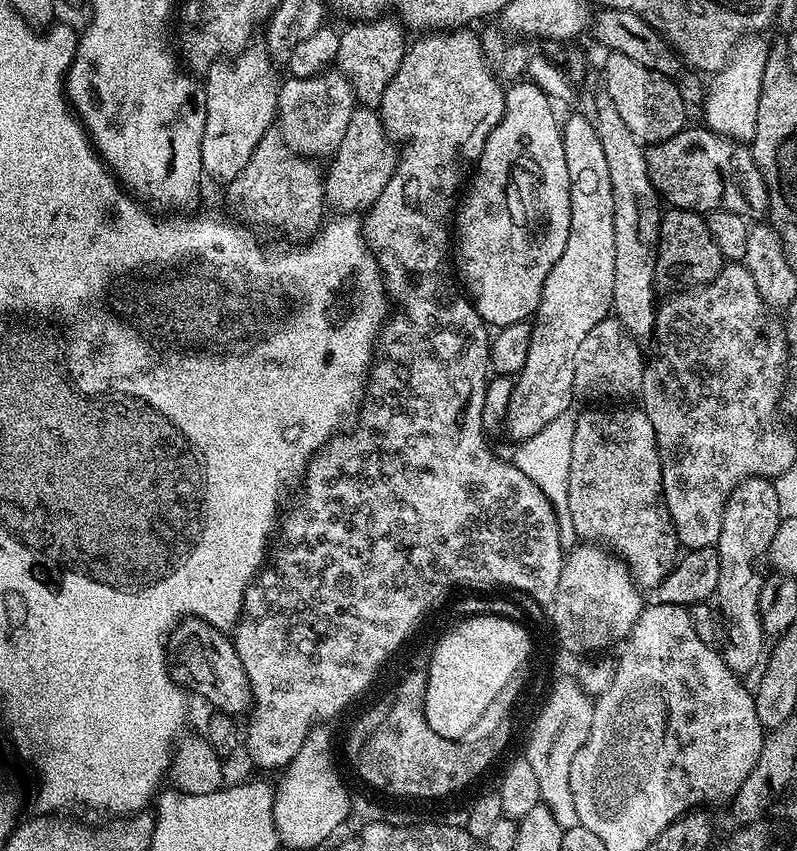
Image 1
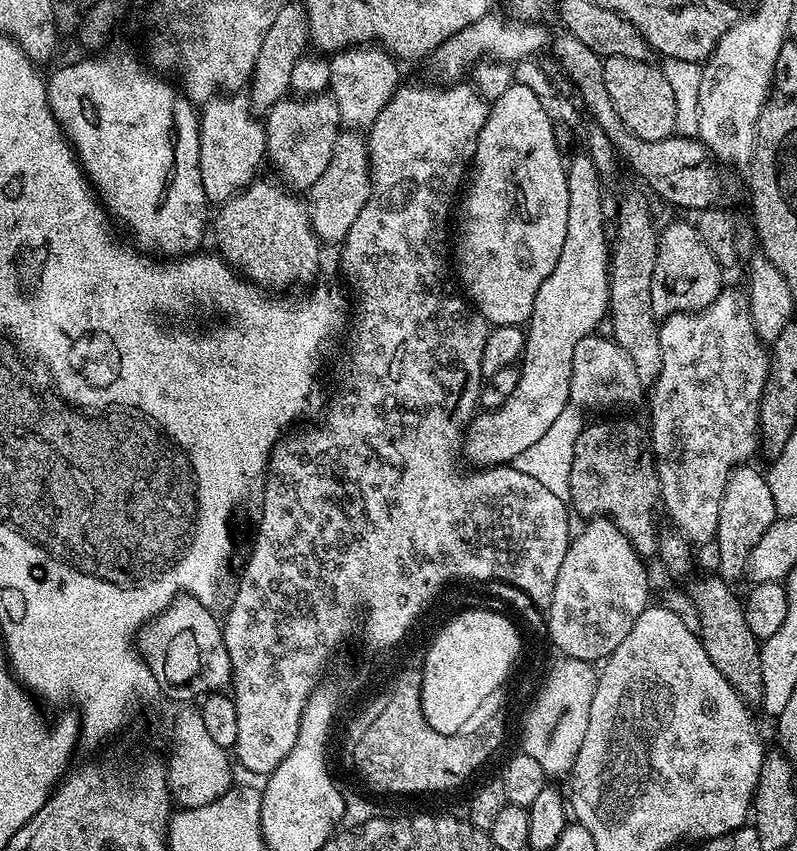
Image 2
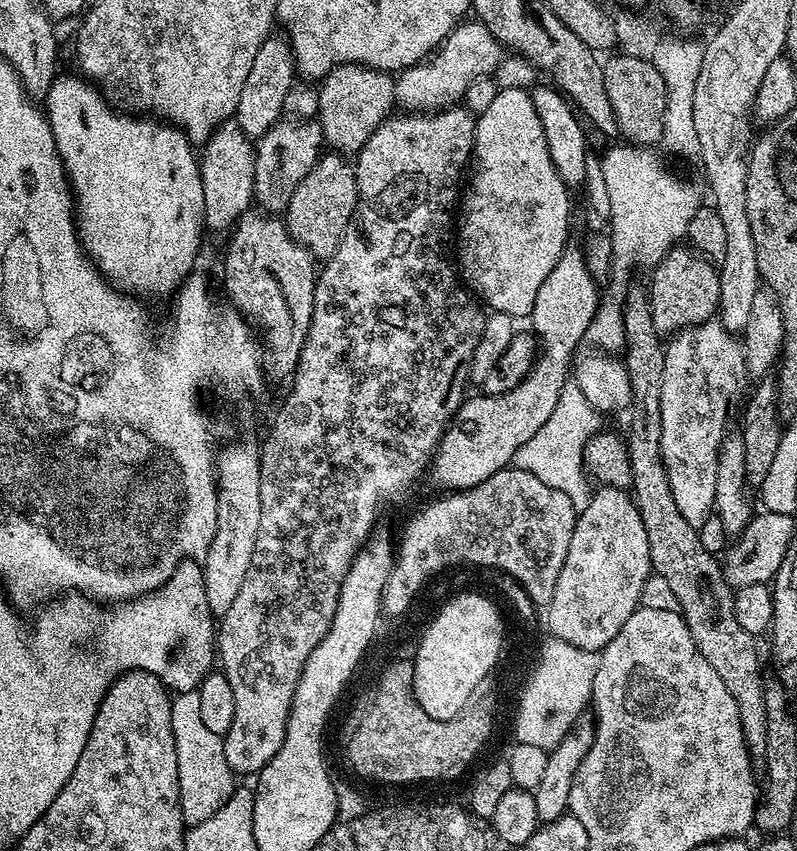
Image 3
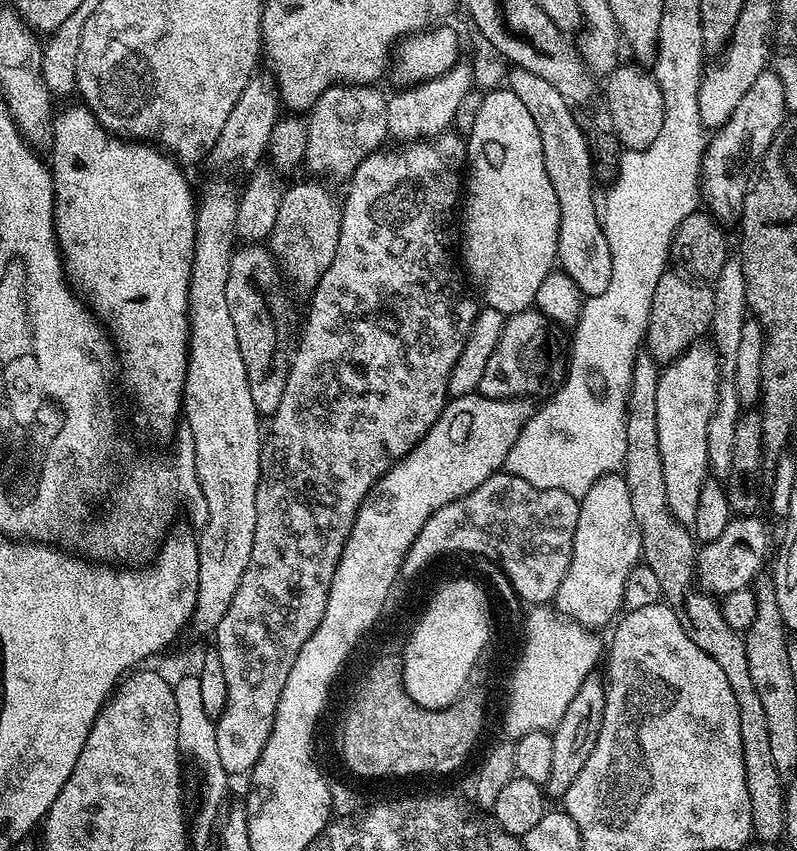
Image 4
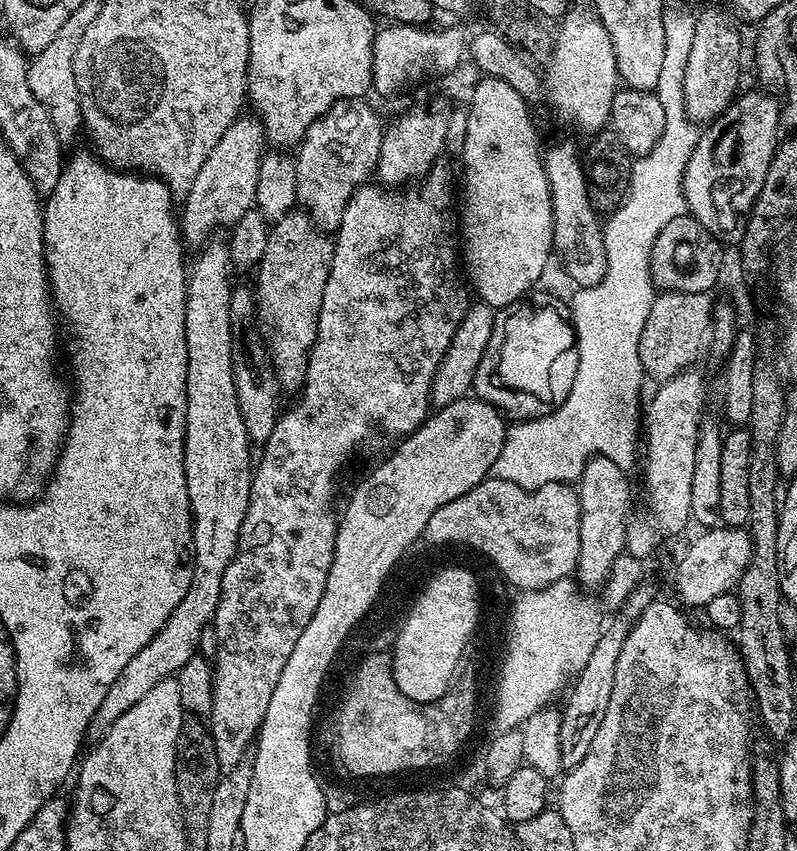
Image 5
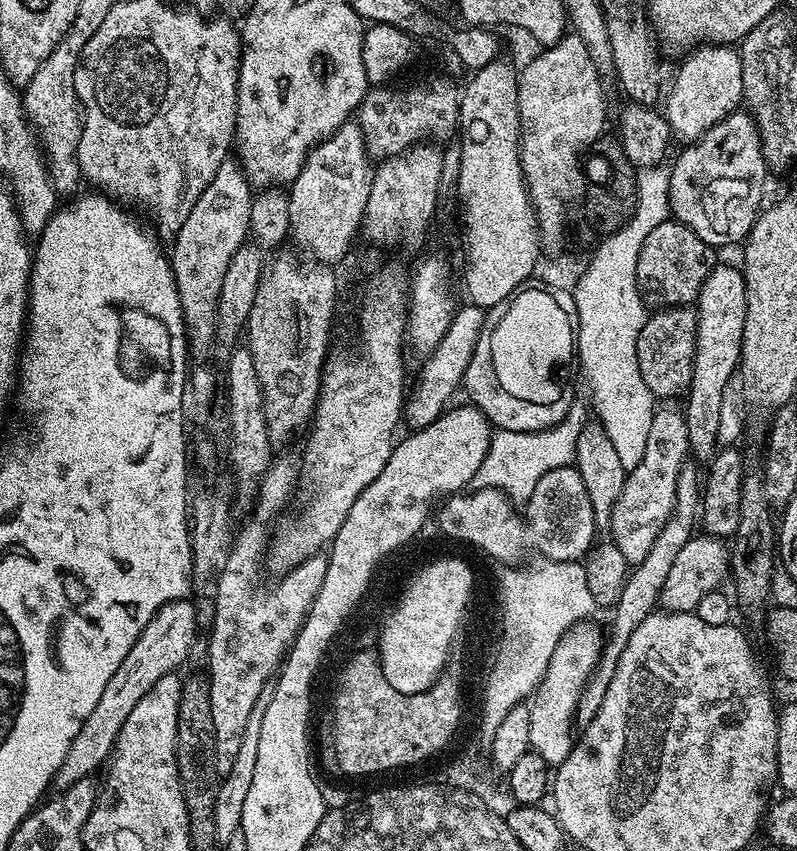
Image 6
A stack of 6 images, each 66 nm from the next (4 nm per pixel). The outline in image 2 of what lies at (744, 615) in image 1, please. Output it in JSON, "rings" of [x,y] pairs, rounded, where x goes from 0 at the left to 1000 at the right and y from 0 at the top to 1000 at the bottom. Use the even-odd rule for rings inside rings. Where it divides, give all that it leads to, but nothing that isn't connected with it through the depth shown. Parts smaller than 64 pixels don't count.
{"rings":[[[941,545],[925,546],[913,556],[911,573],[901,597],[901,623],[898,637],[903,645],[901,675],[908,682],[922,684],[937,671],[941,646],[955,635],[956,627],[975,610],[971,599],[971,585],[967,584],[962,561],[941,549]]]}

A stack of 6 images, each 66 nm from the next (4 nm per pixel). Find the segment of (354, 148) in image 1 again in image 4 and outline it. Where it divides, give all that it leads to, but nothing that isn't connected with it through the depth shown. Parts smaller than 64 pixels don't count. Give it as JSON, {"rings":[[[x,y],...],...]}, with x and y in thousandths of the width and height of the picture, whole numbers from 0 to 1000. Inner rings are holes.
{"rings":[[[386,209],[391,212],[381,212],[378,216],[371,216],[365,221],[365,219],[358,220],[356,231],[354,237],[349,242],[349,256],[344,256],[344,270],[341,276],[335,281],[335,288],[339,290],[339,295],[343,301],[346,302],[350,314],[355,317],[355,321],[359,323],[359,329],[368,334],[371,338],[378,338],[381,342],[381,345],[390,344],[391,340],[395,338],[396,333],[402,330],[402,324],[405,320],[410,317],[414,313],[414,308],[419,308],[419,294],[424,294],[424,275],[427,274],[427,246],[429,243],[428,231],[424,229],[420,230],[414,222],[410,221],[410,215],[403,214],[396,209]]]}

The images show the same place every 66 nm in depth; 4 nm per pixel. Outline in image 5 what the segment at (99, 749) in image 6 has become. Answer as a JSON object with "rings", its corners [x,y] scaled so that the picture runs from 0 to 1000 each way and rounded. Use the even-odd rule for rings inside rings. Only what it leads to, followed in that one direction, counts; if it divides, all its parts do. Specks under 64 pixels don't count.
{"rings":[[[247,672],[240,675],[238,693],[233,696],[233,702],[215,719],[213,726],[207,731],[203,740],[173,766],[163,773],[158,783],[154,784],[153,791],[148,797],[143,797],[143,806],[133,811],[133,820],[128,820],[128,830],[115,845],[113,857],[117,866],[124,867],[153,844],[158,834],[163,834],[169,825],[179,819],[198,801],[212,798],[222,793],[231,780],[241,771],[247,770],[251,744],[258,732],[267,730],[270,725],[274,707],[277,703],[279,679],[282,672]]]}

